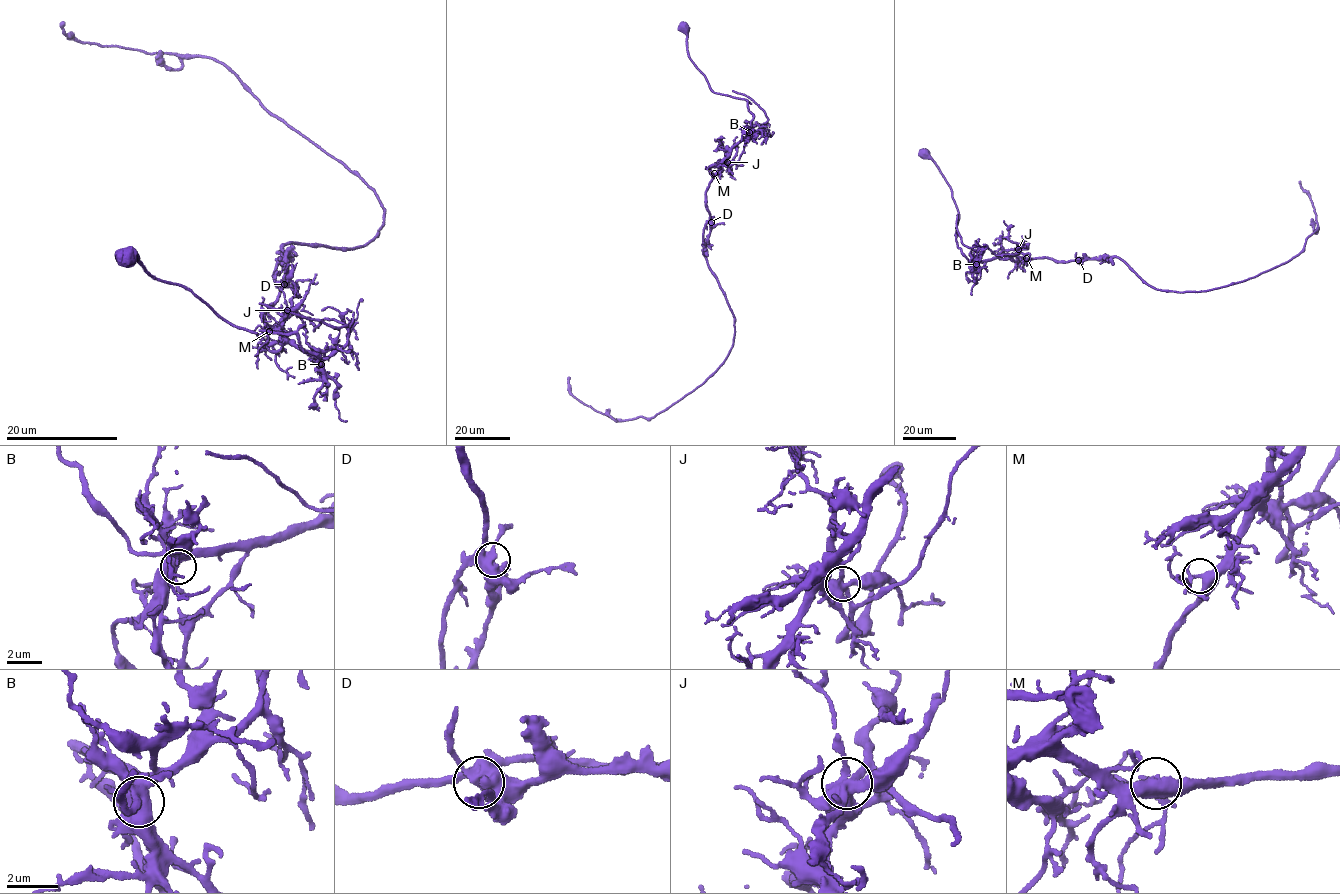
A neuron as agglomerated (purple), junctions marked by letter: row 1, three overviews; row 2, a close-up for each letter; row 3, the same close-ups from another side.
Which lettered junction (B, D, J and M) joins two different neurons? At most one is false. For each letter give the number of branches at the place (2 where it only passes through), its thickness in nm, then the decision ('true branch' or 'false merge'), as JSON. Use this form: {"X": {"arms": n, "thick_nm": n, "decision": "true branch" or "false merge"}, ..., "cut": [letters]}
{"B": {"arms": 5, "thick_nm": 600, "decision": "true branch"}, "D": {"arms": 5, "thick_nm": 500, "decision": "true branch"}, "J": {"arms": 5, "thick_nm": 480, "decision": "false merge"}, "M": {"arms": 5, "thick_nm": 400, "decision": "true branch"}, "cut": ["J"]}

